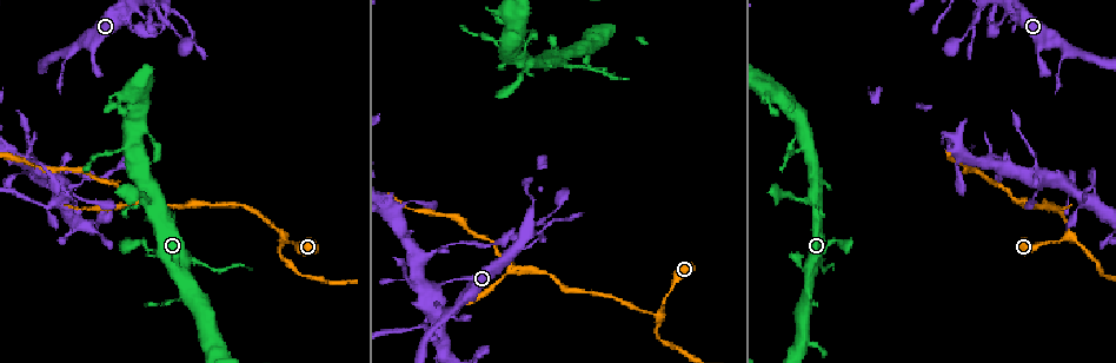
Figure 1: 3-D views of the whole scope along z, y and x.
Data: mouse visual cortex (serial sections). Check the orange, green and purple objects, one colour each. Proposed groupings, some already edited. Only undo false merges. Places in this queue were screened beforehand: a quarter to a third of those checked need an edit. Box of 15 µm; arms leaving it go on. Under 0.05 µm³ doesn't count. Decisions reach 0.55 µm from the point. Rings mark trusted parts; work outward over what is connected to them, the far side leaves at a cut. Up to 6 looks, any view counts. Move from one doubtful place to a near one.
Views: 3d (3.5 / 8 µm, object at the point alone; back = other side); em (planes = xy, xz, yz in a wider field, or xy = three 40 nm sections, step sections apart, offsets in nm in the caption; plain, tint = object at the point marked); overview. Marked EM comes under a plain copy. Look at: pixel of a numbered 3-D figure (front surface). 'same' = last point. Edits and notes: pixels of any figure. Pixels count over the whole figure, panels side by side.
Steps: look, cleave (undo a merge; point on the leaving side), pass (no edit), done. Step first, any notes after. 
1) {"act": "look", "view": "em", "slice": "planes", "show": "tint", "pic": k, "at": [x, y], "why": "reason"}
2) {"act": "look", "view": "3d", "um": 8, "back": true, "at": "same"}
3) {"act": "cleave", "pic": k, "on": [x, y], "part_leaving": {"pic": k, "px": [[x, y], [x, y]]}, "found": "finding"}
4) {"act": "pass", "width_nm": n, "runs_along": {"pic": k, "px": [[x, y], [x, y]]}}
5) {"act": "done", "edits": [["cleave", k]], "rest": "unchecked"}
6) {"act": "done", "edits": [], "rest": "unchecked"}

{"act": "look", "view": "3d", "um": 8, "pic": 1, "at": [661, 315], "why": "three-way junction"}

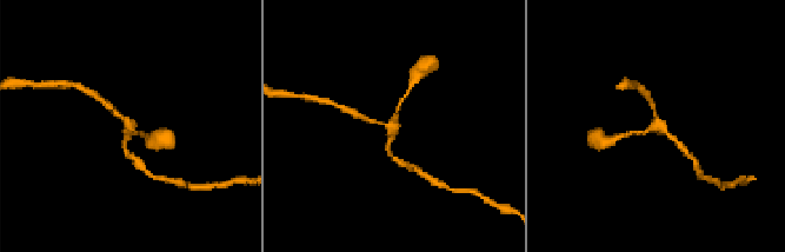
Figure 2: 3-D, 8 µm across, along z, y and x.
{"act": "look", "view": "3d", "um": 3.5, "pic": 2, "at": [129, 123]}

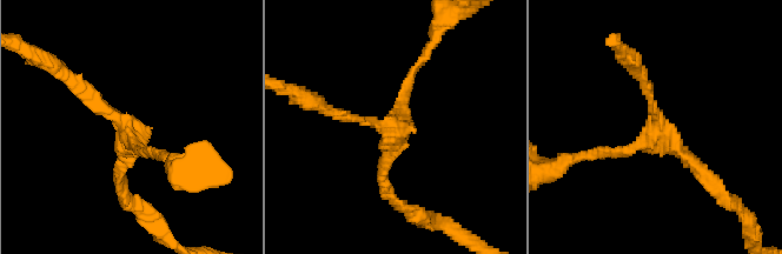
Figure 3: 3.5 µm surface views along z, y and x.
{"act": "look", "view": "em", "slice": "xy", "step": 5, "show": "tint", "pic": 3, "at": [660, 130], "arms": 3, "arm_widths_nm": [150, 150, 150]}

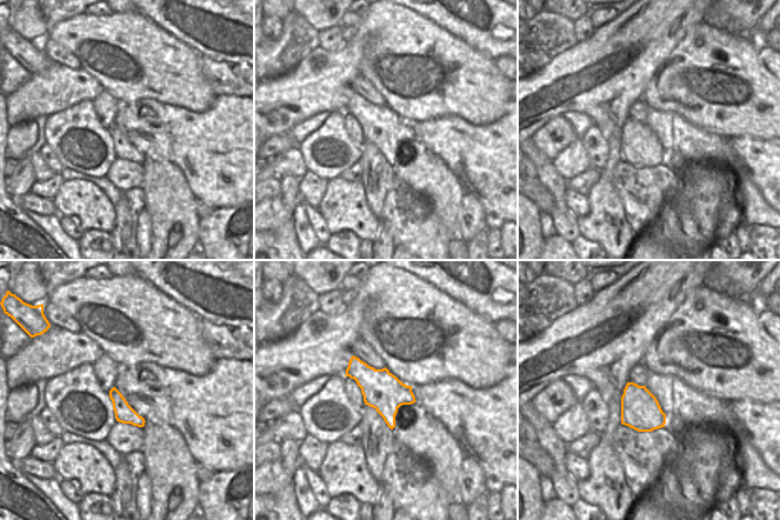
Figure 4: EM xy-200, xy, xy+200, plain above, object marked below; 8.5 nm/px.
{"act": "pass", "found": "continuous, no second cell"}

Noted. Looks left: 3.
{"act": "look", "view": "3d", "um": 8, "back": true, "pic": 1, "at": [516, 268]}

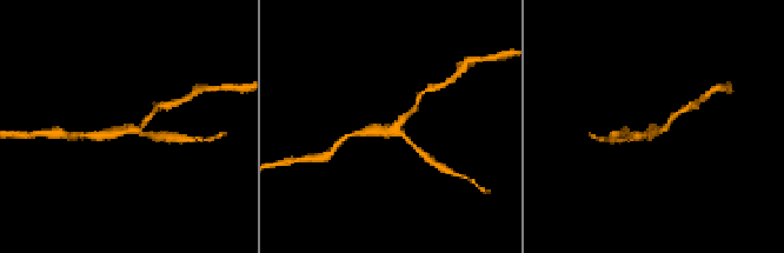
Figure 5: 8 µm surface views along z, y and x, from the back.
{"act": "look", "view": "3d", "um": 3.5, "pic": 5, "at": [650, 129]}

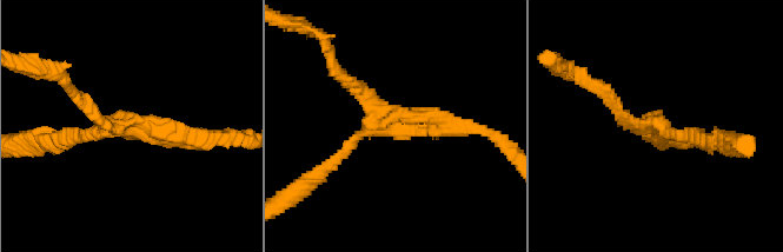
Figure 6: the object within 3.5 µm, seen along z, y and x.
{"act": "look", "view": "em", "slice": "xy", "step": 3, "show": "tint", "pic": 6, "at": [127, 125], "arms": 3, "arm_widths_nm": [150, 200, 250], "why": "shape alone is not enough"}

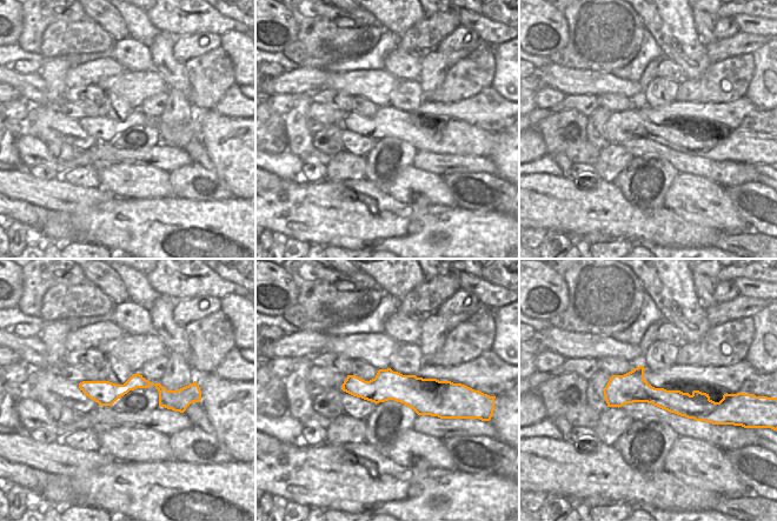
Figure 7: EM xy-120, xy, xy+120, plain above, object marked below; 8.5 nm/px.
{"act": "pass", "runs_along": {"pic": 6, "px": [[470, 126], [393, 124], [339, 72]]}, "found": "one cell here"}

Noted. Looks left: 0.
{"act": "done", "edits": [], "rest": "unchecked"}

